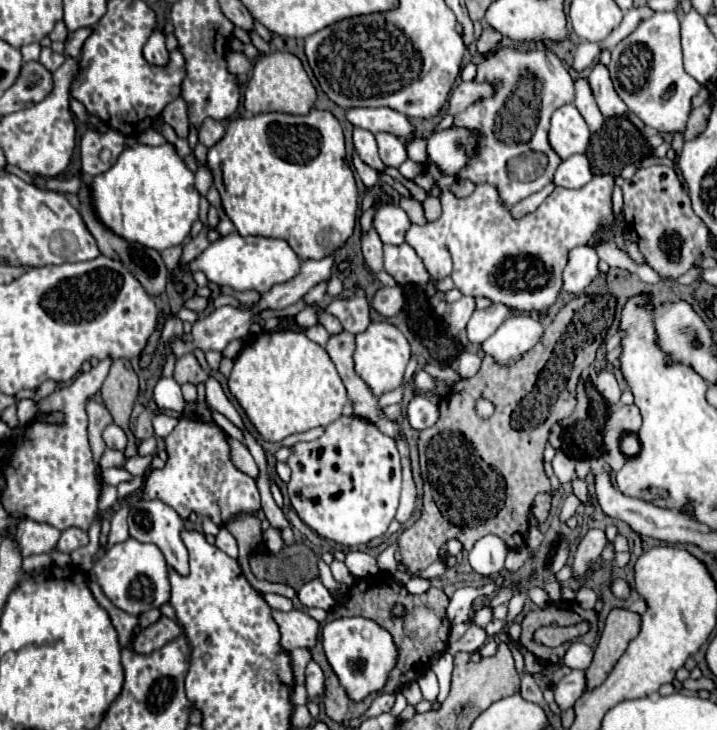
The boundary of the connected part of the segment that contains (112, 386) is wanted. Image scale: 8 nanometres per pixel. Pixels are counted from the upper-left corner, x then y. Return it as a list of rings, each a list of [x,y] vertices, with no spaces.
[[[118,358],[110,366],[110,374],[102,384],[102,400],[106,408],[110,410],[114,422],[126,432],[128,446],[126,446],[126,458],[138,456],[138,444],[134,434],[128,428],[128,418],[134,408],[134,402],[138,398],[138,376],[126,358]]]

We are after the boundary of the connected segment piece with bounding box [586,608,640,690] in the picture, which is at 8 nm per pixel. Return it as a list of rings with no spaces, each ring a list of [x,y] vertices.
[[[626,608],[610,610],[604,632],[594,650],[594,660],[592,660],[590,668],[586,670],[590,690],[600,686],[608,678],[614,664],[628,648],[628,642],[632,638],[636,638],[638,632],[640,632],[640,614],[630,612]]]

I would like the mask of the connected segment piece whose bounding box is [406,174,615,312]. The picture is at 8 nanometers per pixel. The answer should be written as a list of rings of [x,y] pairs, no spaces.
[[[598,174],[586,186],[578,190],[568,188],[554,188],[554,192],[530,214],[522,218],[514,218],[510,210],[500,202],[498,190],[492,184],[478,184],[472,196],[456,198],[446,186],[442,190],[442,216],[436,222],[426,222],[426,226],[410,226],[406,234],[406,242],[414,238],[418,228],[418,242],[436,242],[446,246],[452,256],[452,274],[454,286],[464,296],[484,296],[494,304],[506,304],[514,312],[540,312],[550,308],[560,290],[562,290],[562,270],[568,262],[568,252],[576,246],[584,246],[600,228],[610,228],[614,224],[614,210],[612,210],[612,190],[614,190],[614,176]]]

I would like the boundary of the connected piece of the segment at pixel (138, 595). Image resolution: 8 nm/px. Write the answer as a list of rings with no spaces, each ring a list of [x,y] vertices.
[[[136,538],[114,544],[100,560],[96,560],[90,570],[90,578],[96,578],[104,594],[132,616],[138,616],[150,608],[160,608],[168,602],[168,568],[164,554],[156,544],[138,542]]]

